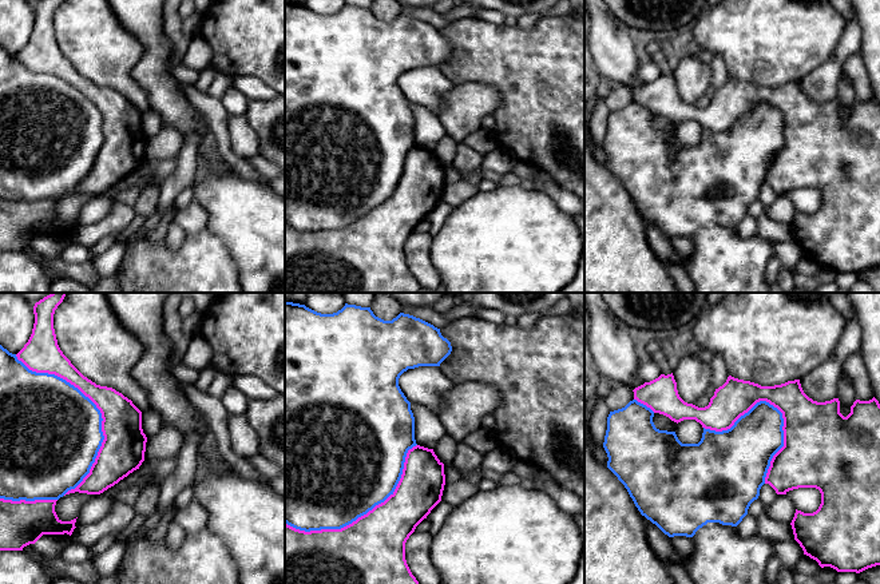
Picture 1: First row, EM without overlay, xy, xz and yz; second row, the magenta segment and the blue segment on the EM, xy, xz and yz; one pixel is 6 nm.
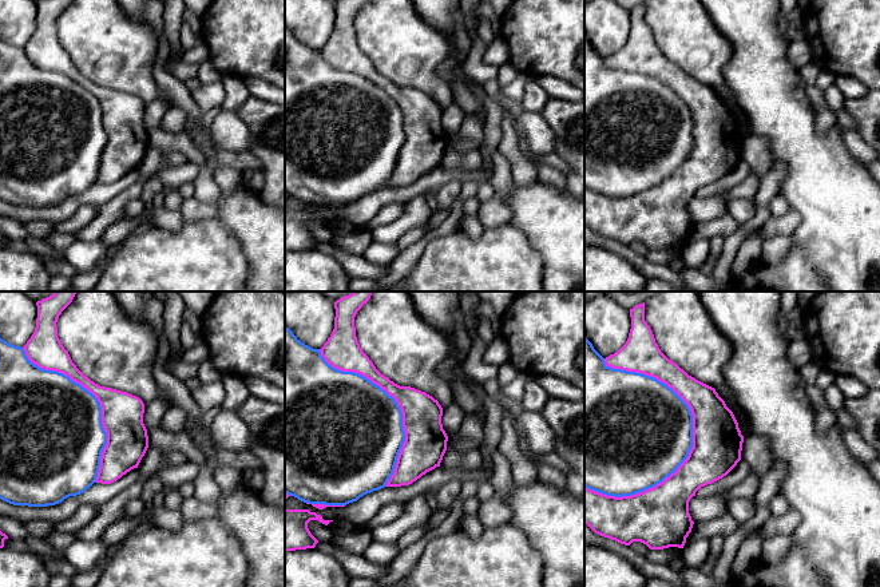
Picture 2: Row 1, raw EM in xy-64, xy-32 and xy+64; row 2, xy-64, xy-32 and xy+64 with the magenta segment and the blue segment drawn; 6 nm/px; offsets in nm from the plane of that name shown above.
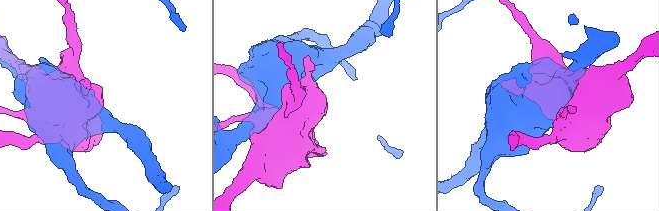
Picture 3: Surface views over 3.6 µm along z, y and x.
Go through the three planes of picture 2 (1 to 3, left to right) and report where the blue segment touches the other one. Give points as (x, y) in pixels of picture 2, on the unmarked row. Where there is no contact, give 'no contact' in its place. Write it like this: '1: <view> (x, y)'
1: xy-64 (98, 100)
2: xy-32 (396, 102)
3: xy+64 (693, 118)

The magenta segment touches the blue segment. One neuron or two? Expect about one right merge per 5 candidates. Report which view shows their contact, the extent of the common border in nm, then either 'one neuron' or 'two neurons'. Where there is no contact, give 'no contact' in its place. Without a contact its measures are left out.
xy | 900 nm | two neurons

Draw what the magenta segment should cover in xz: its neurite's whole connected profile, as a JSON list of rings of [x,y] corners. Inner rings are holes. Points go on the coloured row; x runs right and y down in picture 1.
[[[420,445],[408,450],[395,492],[366,515],[341,529],[300,531],[285,523],[285,584],[419,584],[405,560],[405,543],[416,527],[441,501],[444,464],[433,449]]]

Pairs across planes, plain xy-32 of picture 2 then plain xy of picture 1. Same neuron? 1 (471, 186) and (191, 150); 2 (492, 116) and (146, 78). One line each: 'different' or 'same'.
1: same
2: different

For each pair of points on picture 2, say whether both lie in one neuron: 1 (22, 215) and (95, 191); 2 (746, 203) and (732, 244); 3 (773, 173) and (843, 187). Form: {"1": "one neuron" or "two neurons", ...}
{"1": "one neuron", "2": "two neurons", "3": "two neurons"}

